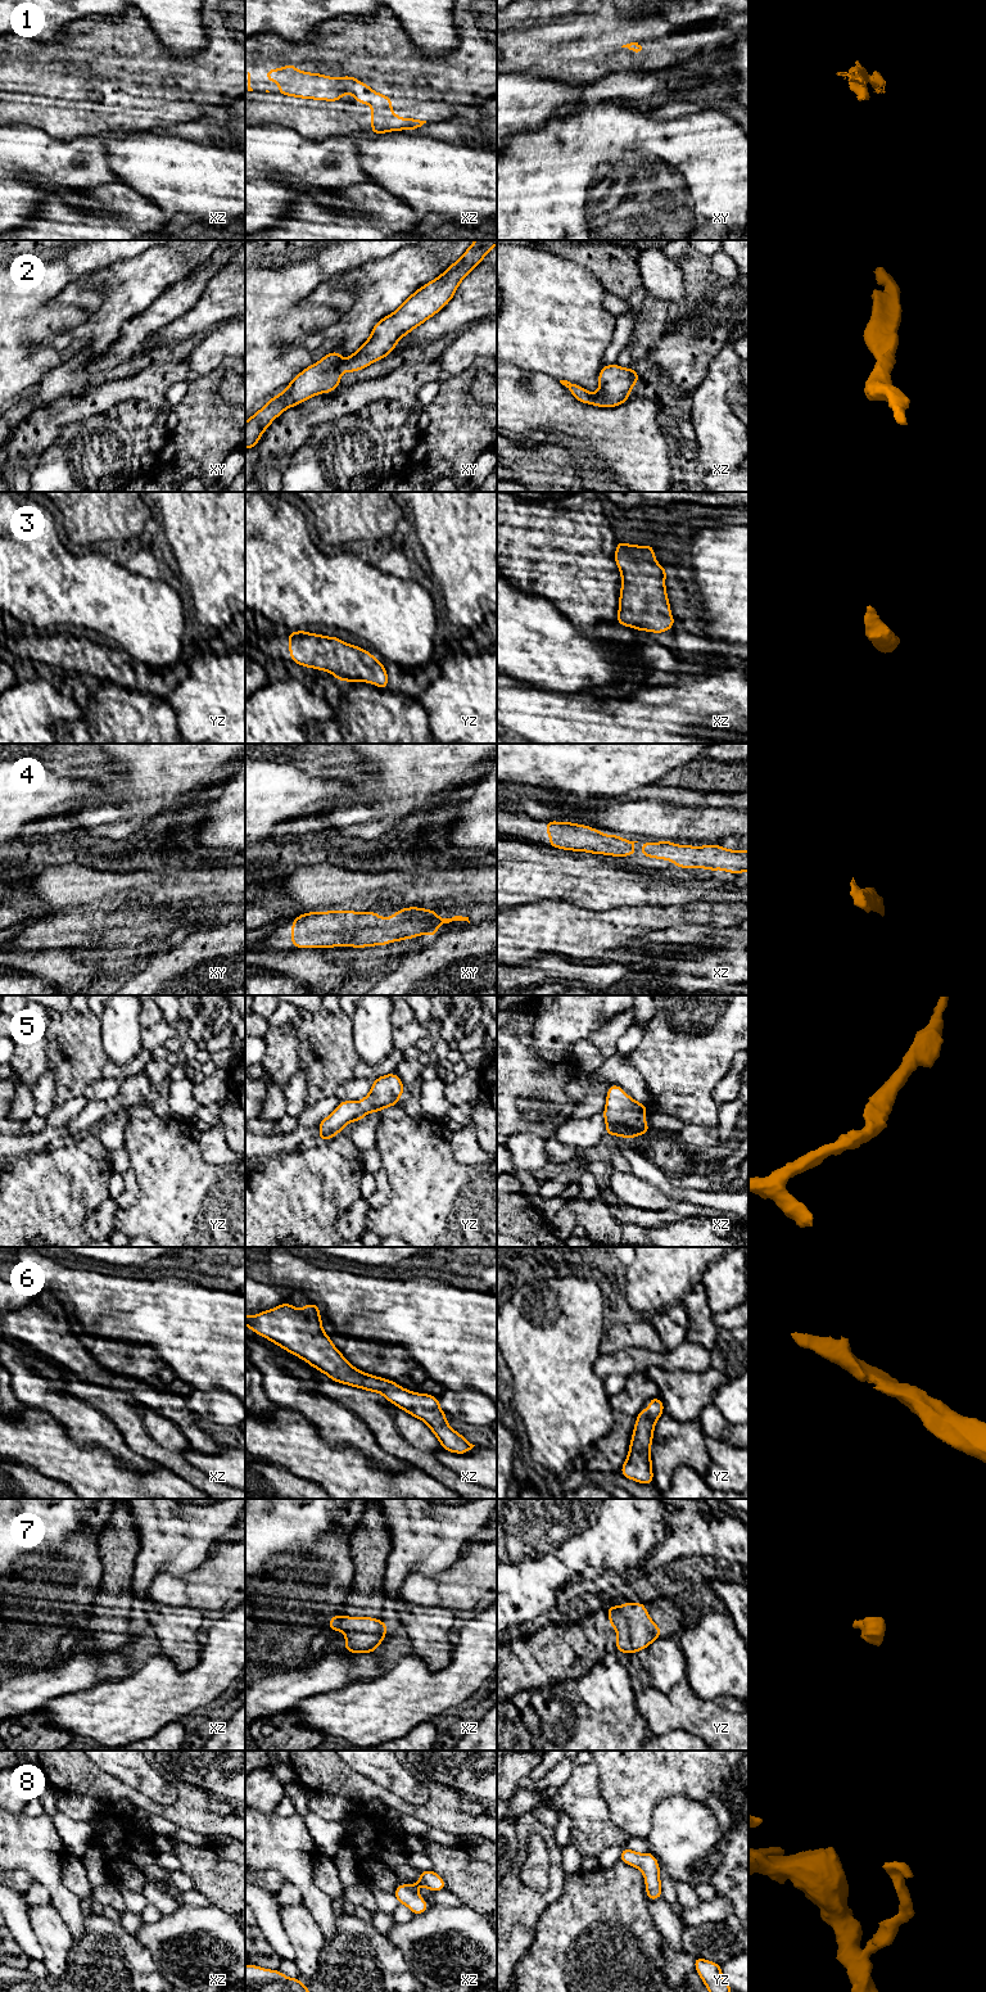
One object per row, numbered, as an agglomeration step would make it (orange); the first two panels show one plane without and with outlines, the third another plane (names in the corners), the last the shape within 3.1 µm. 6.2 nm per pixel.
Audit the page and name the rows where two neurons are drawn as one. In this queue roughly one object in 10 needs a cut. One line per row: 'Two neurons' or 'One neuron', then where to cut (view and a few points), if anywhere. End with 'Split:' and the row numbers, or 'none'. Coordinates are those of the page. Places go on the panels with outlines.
1: One neuron. No split
2: One neuron. No split
3: One neuron. No split
4: One neuron. No split
5: One neuron. No split
6: One neuron. No split
7: One neuron. No split
8: One neuron. No split
Split: none

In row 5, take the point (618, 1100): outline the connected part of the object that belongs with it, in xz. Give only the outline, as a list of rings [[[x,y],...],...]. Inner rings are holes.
[[[612,1084],[607,1088],[606,1108],[602,1115],[606,1123],[606,1134],[630,1140],[633,1137],[650,1131],[643,1120],[648,1107],[630,1098],[621,1087]]]

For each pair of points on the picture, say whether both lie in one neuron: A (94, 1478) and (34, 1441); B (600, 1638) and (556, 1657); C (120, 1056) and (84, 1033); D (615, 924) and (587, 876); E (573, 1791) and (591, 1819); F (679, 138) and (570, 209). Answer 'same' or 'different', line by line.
A: same
B: same
C: different
D: different
E: same
F: same

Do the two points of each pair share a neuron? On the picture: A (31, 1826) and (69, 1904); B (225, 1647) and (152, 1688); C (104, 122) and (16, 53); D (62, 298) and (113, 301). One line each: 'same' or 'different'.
A: same
B: same
C: same
D: same

